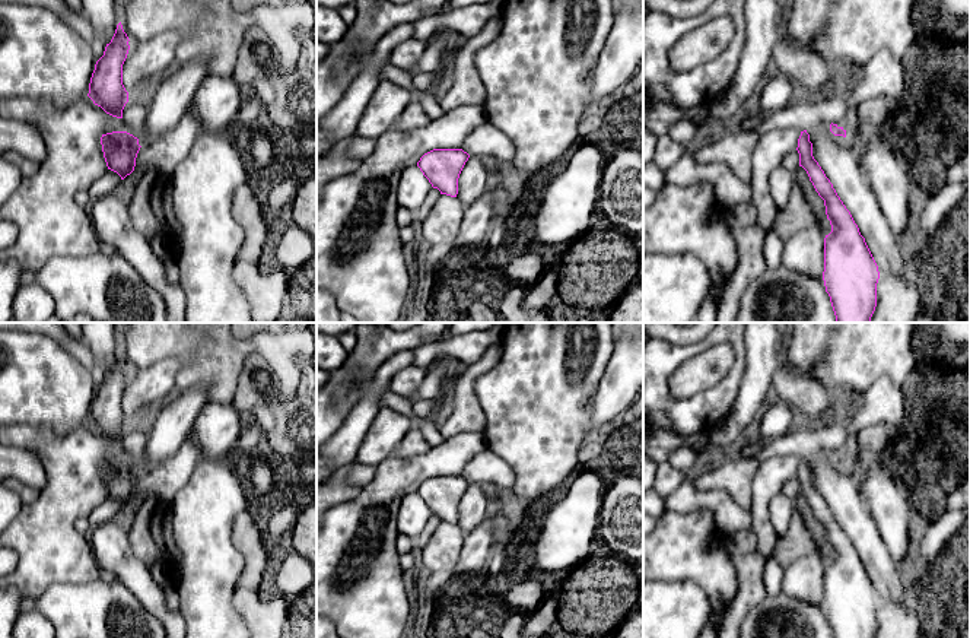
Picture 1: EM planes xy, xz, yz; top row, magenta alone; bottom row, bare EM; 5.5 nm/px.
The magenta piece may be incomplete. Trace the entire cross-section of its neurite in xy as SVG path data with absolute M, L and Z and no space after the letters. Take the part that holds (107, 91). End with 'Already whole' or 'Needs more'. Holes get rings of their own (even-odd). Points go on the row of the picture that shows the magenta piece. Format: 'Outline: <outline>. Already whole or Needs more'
Outline: M120 22L104 55L96 61L89 83L88 96L95 105L117 118L123 118L123 109L128 102L128 92L123 85L123 64L130 50L128 41Z. Already whole

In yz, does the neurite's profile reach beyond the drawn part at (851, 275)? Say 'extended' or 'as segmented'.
as segmented

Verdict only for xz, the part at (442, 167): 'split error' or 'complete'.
complete

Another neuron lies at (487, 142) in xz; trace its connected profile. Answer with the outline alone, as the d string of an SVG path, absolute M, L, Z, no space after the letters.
M490 123L481 124L470 133L461 149L470 156L477 155L506 168L515 156L515 146L512 140Z

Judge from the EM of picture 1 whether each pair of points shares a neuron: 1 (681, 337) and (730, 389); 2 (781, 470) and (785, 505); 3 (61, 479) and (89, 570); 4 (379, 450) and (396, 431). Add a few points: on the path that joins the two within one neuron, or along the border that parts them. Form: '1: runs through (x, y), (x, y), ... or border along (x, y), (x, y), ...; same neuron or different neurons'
1: border along (705, 337), (689, 345), (673, 345), (658, 339); different neurons
2: border along (779, 492), (769, 502), (767, 508); different neurons
3: runs through (61, 501), (61, 542), (67, 548); same neuron
4: runs through (381, 446), (391, 435); same neuron

